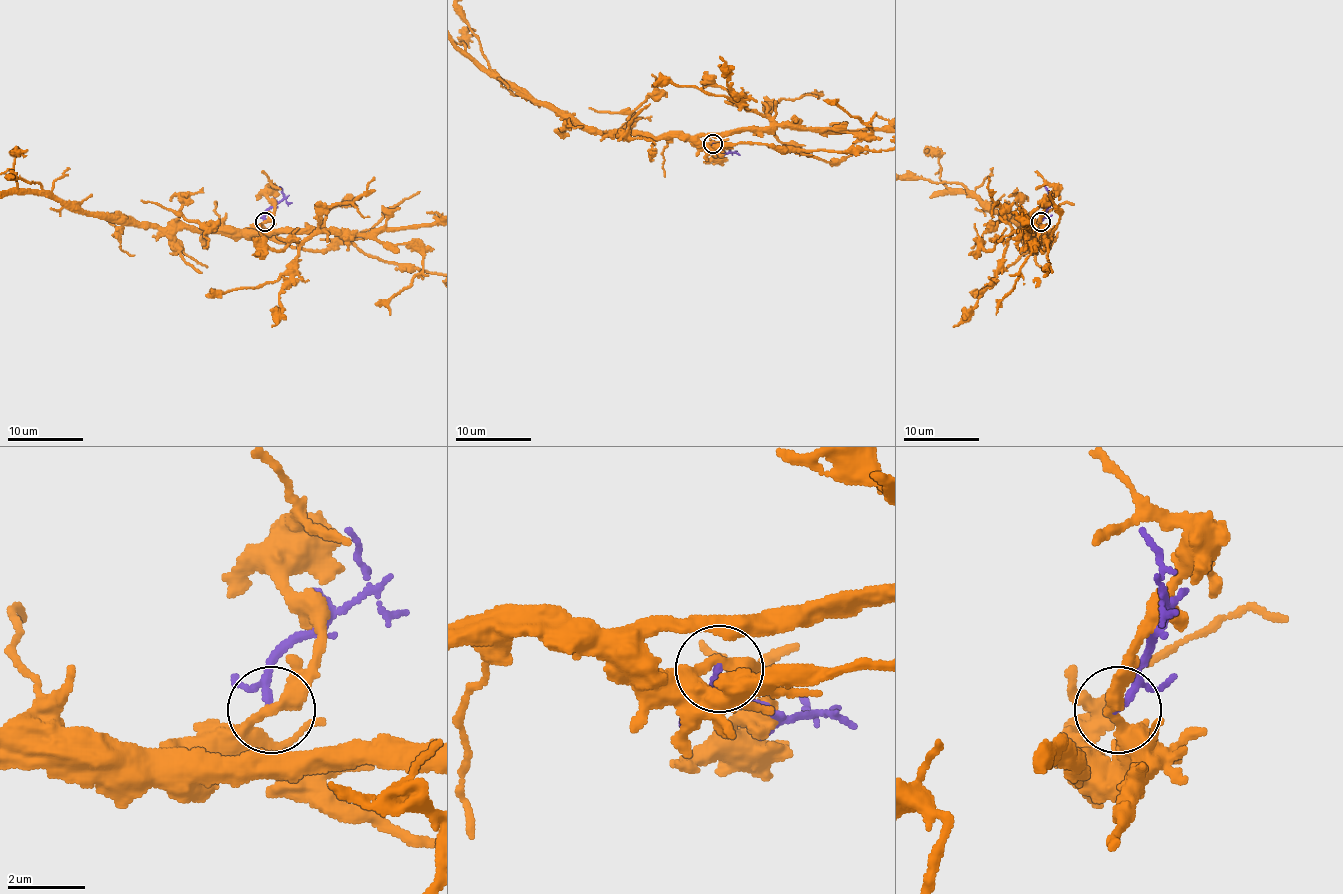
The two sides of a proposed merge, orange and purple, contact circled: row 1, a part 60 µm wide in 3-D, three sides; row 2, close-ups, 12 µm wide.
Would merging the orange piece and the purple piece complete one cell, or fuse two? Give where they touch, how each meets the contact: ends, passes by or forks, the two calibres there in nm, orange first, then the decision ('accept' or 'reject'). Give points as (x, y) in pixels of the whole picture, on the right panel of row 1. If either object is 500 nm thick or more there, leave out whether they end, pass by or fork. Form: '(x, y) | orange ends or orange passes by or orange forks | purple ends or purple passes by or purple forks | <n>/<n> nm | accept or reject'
(1040, 222) | orange passes by | purple passes by | 320/140 nm | reject

